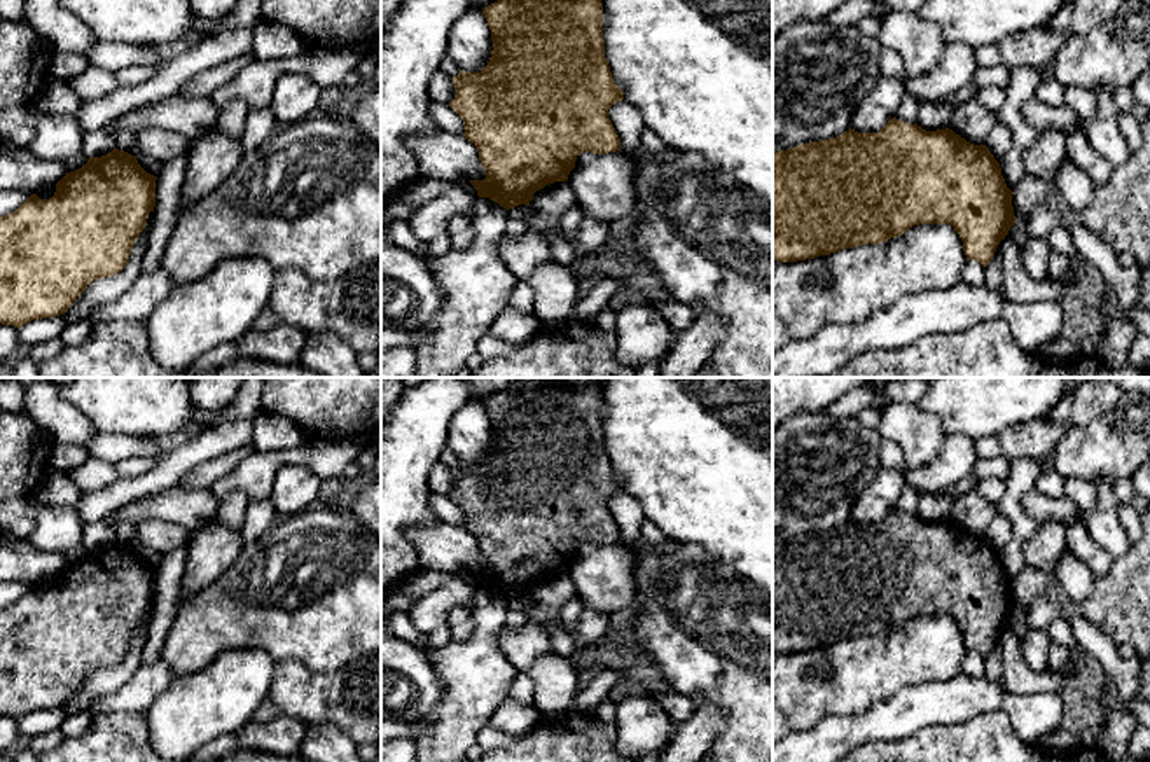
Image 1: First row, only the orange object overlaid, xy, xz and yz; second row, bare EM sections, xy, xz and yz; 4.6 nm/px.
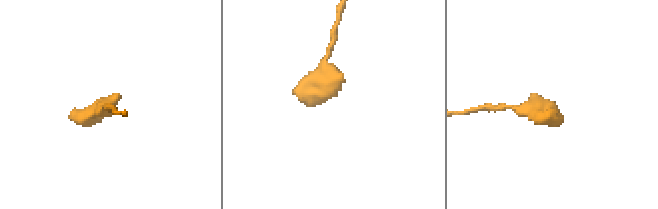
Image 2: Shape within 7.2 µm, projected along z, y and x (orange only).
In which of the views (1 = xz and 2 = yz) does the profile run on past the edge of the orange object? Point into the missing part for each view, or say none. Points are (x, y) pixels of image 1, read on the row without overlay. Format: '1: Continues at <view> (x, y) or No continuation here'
1: No continuation here
2: No continuation here

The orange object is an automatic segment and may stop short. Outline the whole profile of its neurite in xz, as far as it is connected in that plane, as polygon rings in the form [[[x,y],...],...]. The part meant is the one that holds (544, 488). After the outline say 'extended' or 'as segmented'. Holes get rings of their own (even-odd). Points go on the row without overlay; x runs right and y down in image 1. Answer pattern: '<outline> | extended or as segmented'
[[[516,378],[482,405],[491,421],[491,449],[481,463],[453,468],[456,488],[449,498],[463,510],[463,528],[479,542],[486,563],[484,572],[470,572],[477,587],[510,601],[530,596],[545,577],[568,572],[578,545],[620,542],[608,502],[624,484],[605,449],[601,391]]] | as segmented

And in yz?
[[[897,509],[879,524],[858,524],[849,519],[835,530],[772,544],[772,650],[797,654],[844,640],[877,636],[902,627],[912,617],[951,615],[963,633],[966,650],[986,659],[1015,615],[1012,585],[987,538],[966,533],[949,519],[926,523]]] | as segmented

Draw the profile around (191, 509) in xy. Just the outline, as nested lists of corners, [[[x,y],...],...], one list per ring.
[[[175,486],[126,503],[112,512],[105,523],[115,533],[122,521],[138,524],[145,519],[161,519],[180,524],[192,533],[217,516],[220,502],[222,498],[217,498],[208,488],[185,489]]]

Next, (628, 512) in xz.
[[[626,491],[613,495],[608,502],[608,509],[620,530],[622,542],[631,542],[641,535],[645,512],[633,495]]]

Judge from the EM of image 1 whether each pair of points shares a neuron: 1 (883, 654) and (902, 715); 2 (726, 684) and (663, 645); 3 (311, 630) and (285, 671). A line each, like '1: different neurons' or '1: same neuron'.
1: different neurons
2: same neuron
3: different neurons

